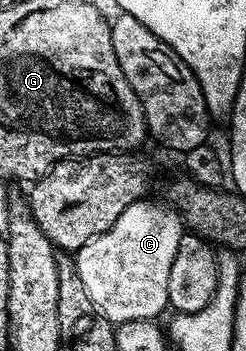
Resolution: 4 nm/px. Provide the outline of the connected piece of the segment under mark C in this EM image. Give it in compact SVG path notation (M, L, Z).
M149 199L130 203L122 215L102 235L90 239L80 249L75 250L76 273L82 279L82 285L90 294L94 307L107 321L151 321L159 318L163 309L169 308L168 284L170 283L170 266L174 264L174 255L178 253L178 243L184 238L186 226L184 218L167 204L155 205Z

